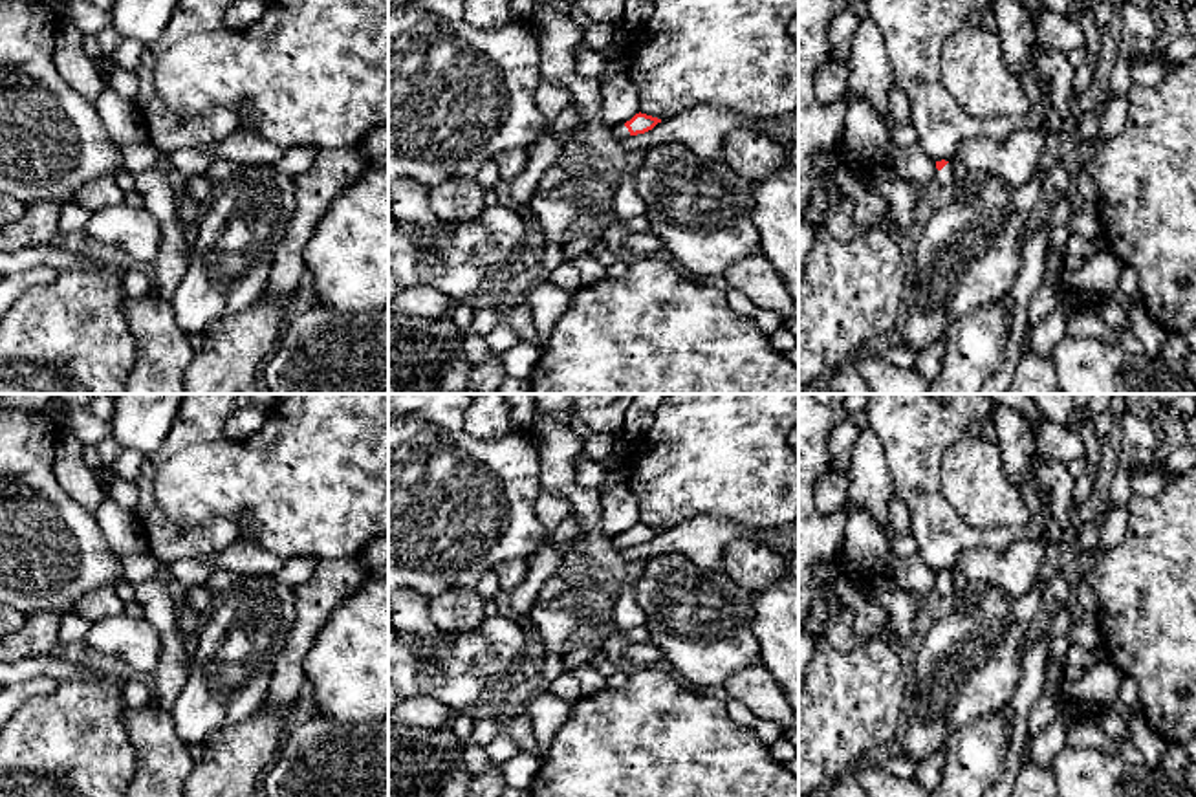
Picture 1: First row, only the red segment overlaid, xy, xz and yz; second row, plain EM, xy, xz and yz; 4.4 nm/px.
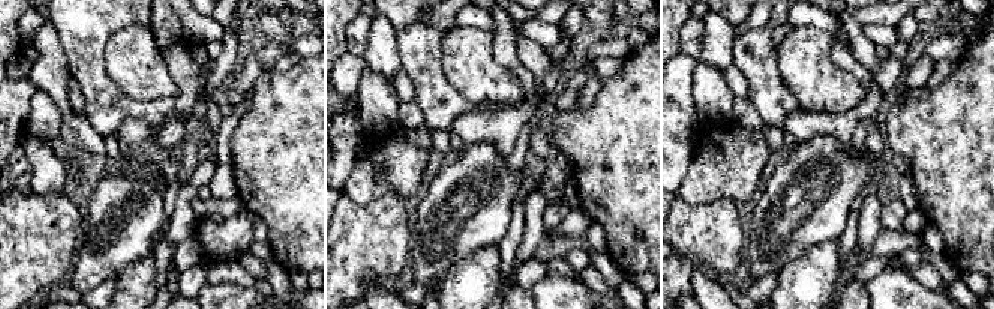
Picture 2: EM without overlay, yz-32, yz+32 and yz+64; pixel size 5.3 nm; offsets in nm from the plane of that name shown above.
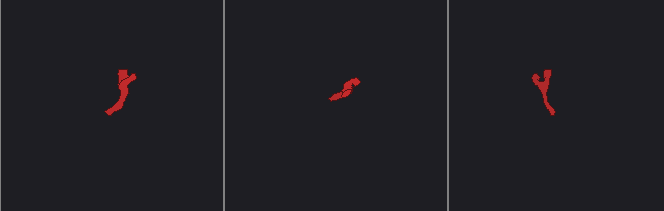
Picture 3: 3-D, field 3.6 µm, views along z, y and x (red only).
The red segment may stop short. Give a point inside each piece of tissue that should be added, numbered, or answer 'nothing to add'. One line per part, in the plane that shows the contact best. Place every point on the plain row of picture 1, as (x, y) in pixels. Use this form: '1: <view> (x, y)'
1: yz (945, 587)

